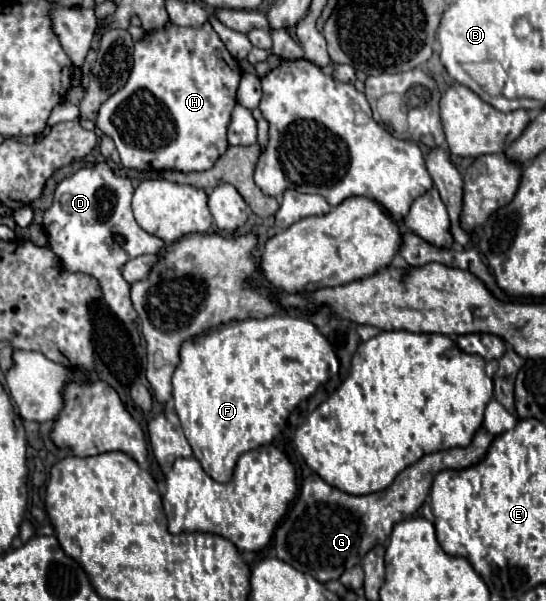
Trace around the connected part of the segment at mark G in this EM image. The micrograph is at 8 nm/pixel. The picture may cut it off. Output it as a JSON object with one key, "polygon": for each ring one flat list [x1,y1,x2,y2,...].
{"polygon":[[479,429,469,447,453,447,447,451,423,455,417,463,403,469,387,489,369,495,349,495,325,483,319,475,309,475,303,481,297,503,275,533,277,557,295,569,301,569,303,573,313,573,313,577,317,577,321,583,339,579,343,571,361,563,365,553,373,549,377,541,385,543,395,523,405,521,415,511,419,511,425,497,429,495,433,477,441,469,463,469,475,465,481,461,481,457,485,457,491,441,493,435,489,435,485,429]]}

